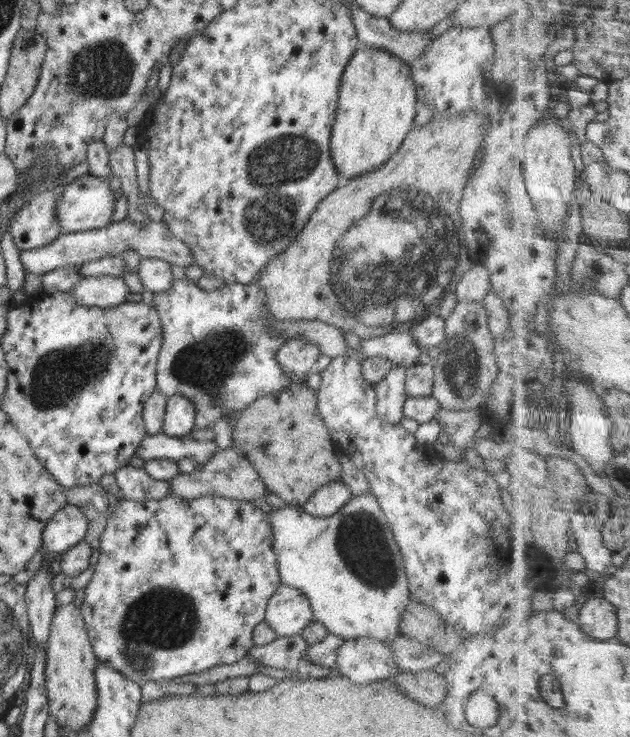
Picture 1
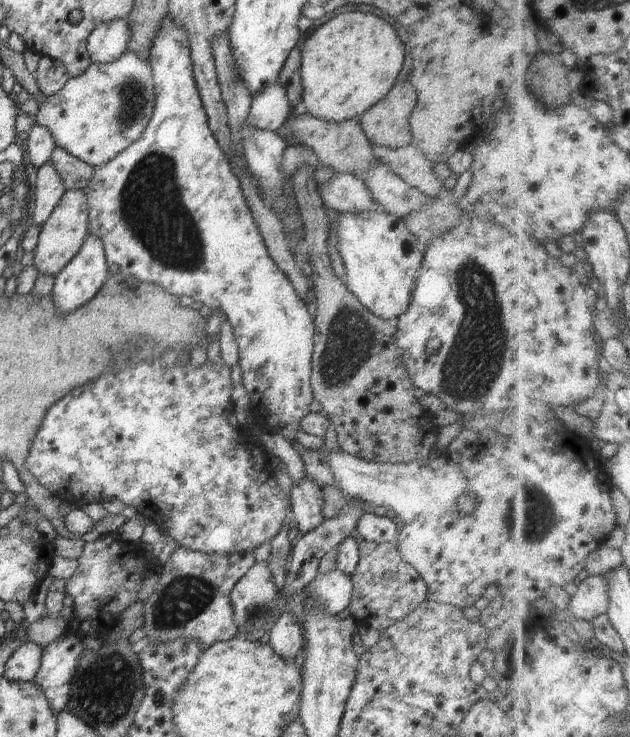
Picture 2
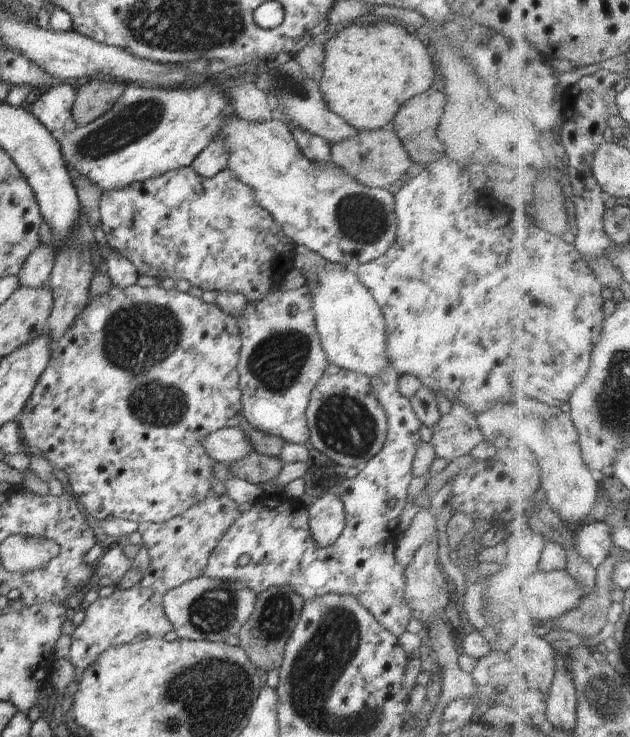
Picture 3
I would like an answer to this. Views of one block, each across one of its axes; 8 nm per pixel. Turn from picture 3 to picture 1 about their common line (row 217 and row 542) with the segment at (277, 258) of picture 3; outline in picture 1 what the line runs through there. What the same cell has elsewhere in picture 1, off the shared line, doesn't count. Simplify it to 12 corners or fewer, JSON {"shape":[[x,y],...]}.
{"shape":[[120,499],[80,606],[141,687],[231,665],[281,583],[250,501]]}

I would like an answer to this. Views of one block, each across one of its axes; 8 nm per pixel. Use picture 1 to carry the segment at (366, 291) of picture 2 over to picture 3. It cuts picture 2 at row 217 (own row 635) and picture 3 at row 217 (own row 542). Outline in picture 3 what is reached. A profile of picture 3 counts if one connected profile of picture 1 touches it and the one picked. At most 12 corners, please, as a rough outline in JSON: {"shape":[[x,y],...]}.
{"shape":[[282,118],[214,139],[296,246],[355,273],[395,243],[392,193],[308,160]]}

